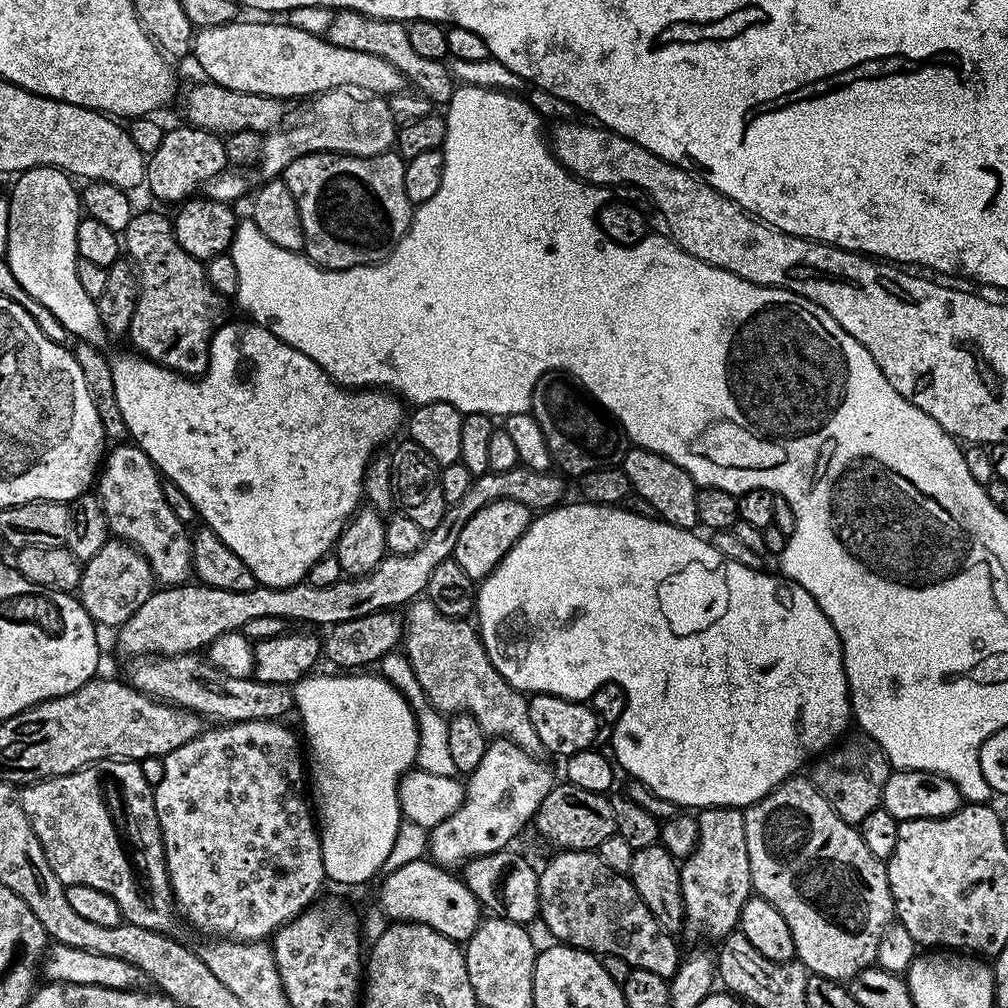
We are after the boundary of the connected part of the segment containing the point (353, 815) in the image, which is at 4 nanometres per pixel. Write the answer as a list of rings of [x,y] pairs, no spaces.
[[[309,674],[294,685],[294,708],[296,712],[300,711],[300,720],[304,723],[303,739],[307,751],[308,748],[312,751],[310,780],[316,783],[316,792],[320,795],[318,816],[322,821],[320,849],[324,875],[331,883],[333,880],[336,884],[364,884],[375,872],[381,871],[398,834],[402,813],[396,789],[400,779],[416,764],[420,727],[407,698],[396,689],[391,679],[360,676],[364,674],[316,675]]]

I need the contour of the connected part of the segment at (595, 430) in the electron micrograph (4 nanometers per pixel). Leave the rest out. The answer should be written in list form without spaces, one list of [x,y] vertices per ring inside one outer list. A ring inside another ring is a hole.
[[[559,371],[547,372],[534,386],[530,411],[538,426],[542,426],[553,465],[565,477],[579,478],[590,474],[590,470],[623,465],[630,447],[628,435],[579,380]]]

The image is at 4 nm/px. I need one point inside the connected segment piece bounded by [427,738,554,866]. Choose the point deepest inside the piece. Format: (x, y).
(502, 794)

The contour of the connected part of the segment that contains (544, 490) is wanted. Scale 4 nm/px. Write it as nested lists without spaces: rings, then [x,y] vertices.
[[[523,466],[502,470],[501,472],[486,471],[480,476],[473,476],[470,482],[470,490],[466,490],[466,495],[458,502],[445,507],[442,514],[442,522],[438,522],[436,529],[425,535],[422,546],[418,546],[418,550],[414,550],[414,554],[406,554],[405,556],[389,554],[384,557],[381,564],[374,566],[374,570],[370,570],[368,576],[341,578],[338,582],[334,582],[334,586],[310,586],[306,582],[301,582],[291,584],[285,588],[257,586],[241,592],[218,590],[217,588],[211,588],[208,584],[199,582],[185,582],[183,584],[157,587],[150,594],[150,598],[146,598],[146,602],[142,602],[142,606],[138,606],[138,610],[134,610],[134,614],[130,614],[128,621],[120,625],[115,633],[115,636],[117,635],[116,648],[122,655],[136,656],[135,658],[186,656],[207,649],[208,645],[212,644],[222,634],[243,630],[246,622],[250,622],[253,618],[278,618],[285,622],[293,620],[296,623],[293,625],[296,626],[312,626],[308,624],[331,626],[342,622],[350,622],[354,618],[362,618],[366,614],[403,609],[411,604],[413,600],[423,597],[427,593],[428,583],[431,575],[434,574],[434,569],[441,562],[452,559],[454,546],[458,546],[458,537],[462,535],[462,526],[466,526],[466,522],[470,522],[470,518],[474,518],[474,514],[478,514],[478,510],[482,510],[482,506],[486,506],[495,500],[513,500],[514,502],[522,502],[522,506],[531,508],[533,513],[547,512],[557,507],[565,499],[565,497],[563,498],[564,483],[566,483],[565,477],[555,471],[539,472]]]

